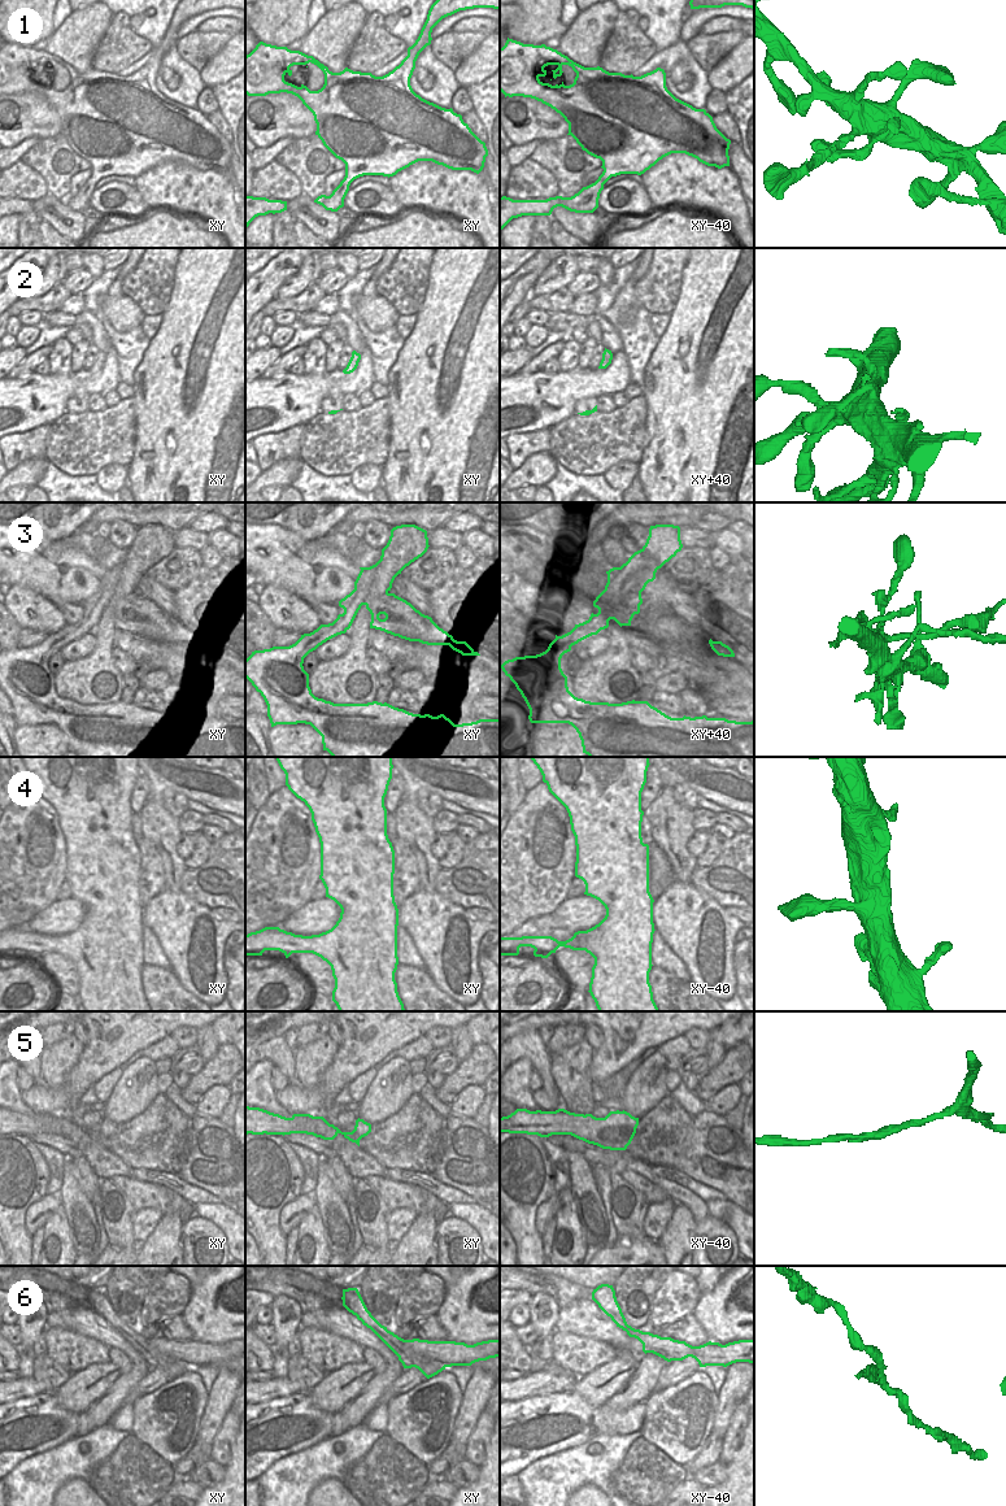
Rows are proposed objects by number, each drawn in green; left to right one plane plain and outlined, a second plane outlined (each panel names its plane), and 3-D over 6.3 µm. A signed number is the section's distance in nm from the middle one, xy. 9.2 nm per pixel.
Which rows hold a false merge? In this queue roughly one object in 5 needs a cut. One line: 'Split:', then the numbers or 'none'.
Split: 3, 6

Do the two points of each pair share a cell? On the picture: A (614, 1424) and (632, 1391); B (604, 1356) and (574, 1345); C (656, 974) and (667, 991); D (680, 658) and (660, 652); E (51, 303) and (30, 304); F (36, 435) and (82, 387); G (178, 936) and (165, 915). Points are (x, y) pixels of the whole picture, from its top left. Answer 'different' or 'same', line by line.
A: different
B: same
C: same
D: same
E: same
F: different
G: same

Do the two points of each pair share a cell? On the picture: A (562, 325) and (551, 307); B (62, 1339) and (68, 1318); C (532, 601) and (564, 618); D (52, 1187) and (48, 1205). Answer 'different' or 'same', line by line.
A: different
B: different
C: same
D: different

